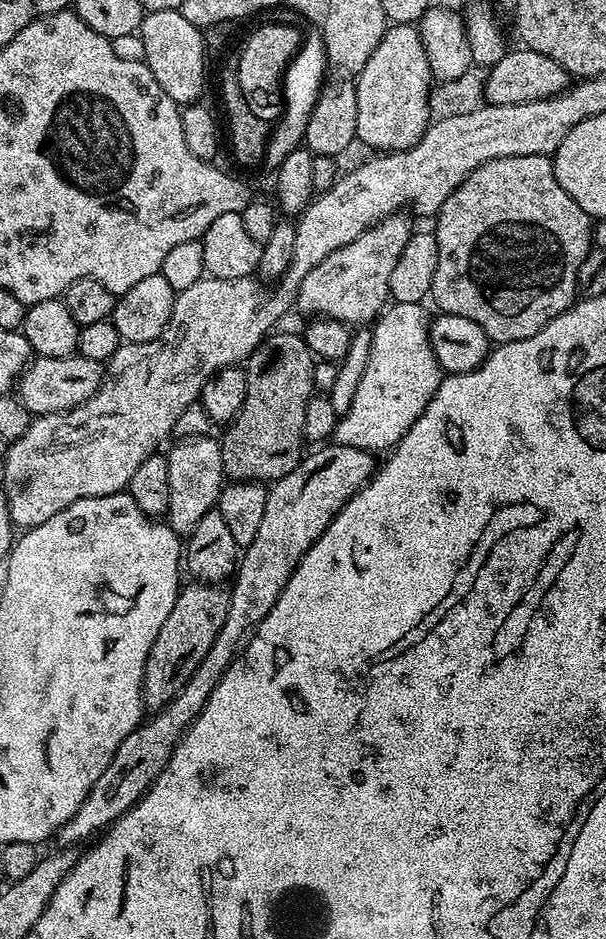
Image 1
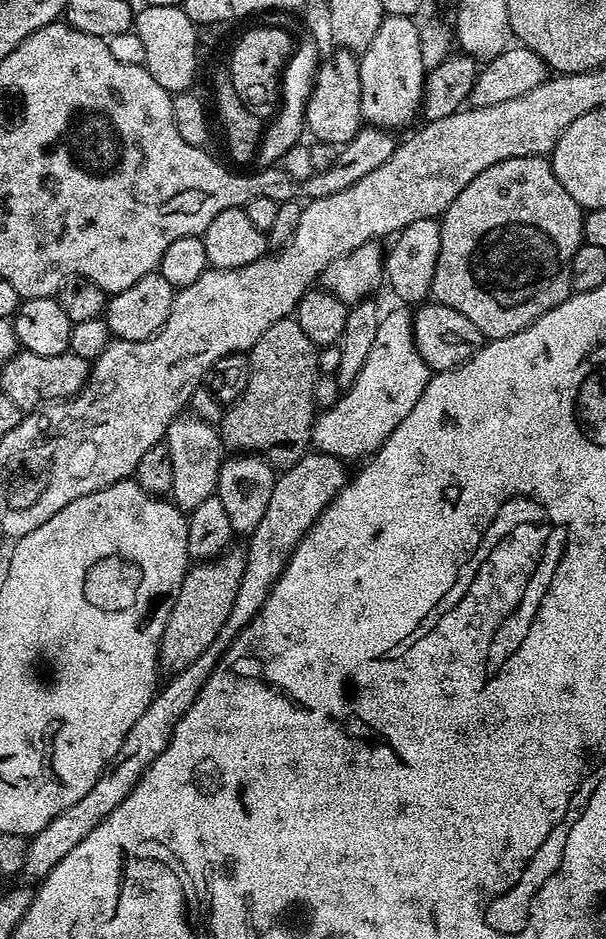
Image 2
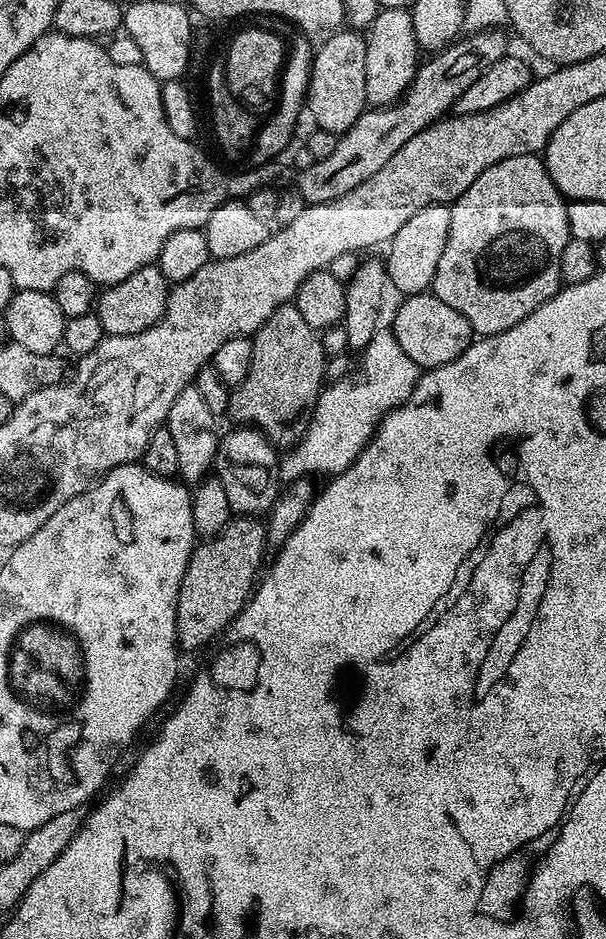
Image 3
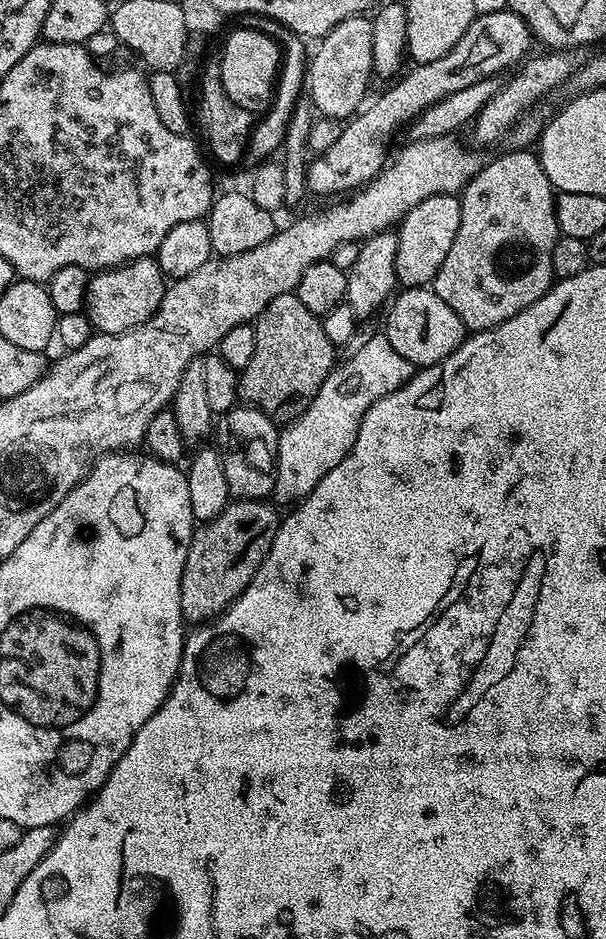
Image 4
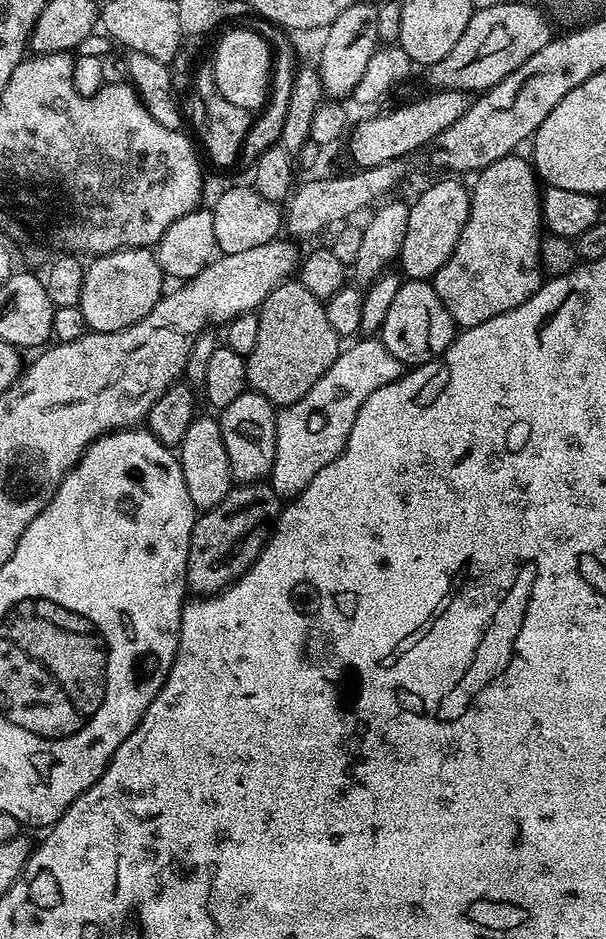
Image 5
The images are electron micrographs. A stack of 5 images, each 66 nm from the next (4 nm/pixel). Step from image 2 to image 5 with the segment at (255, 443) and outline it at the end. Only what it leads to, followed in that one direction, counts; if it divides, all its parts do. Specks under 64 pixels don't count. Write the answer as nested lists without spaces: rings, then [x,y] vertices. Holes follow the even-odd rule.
[[[289,278],[273,288],[258,309],[258,339],[254,341],[254,350],[246,358],[248,387],[251,391],[265,396],[273,406],[293,404],[308,393],[310,386],[314,386],[314,382],[318,382],[318,378],[322,378],[322,374],[330,370],[330,366],[334,366],[341,351],[342,338],[326,319],[324,301],[310,294],[310,290],[306,290],[306,286],[302,286],[299,279]]]

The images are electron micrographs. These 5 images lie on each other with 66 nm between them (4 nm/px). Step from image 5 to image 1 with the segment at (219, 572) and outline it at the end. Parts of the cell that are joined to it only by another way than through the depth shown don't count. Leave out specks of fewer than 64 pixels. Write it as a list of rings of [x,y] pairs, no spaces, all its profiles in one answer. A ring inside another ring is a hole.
[[[188,582],[183,585],[174,602],[174,610],[166,614],[166,622],[162,622],[162,630],[158,630],[158,638],[154,638],[154,646],[150,646],[150,654],[146,658],[146,670],[144,671],[144,707],[149,713],[155,714],[165,708],[175,698],[182,686],[190,682],[194,670],[206,658],[206,650],[214,646],[214,638],[218,630],[222,630],[222,622],[226,622],[226,610],[228,609],[228,592],[223,587],[212,582]]]

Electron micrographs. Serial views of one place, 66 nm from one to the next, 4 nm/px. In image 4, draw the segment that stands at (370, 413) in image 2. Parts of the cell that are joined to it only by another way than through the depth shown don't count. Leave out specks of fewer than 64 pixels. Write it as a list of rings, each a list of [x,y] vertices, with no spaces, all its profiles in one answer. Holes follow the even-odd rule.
[[[383,334],[372,337],[354,358],[337,363],[326,382],[322,382],[318,394],[314,394],[310,406],[306,406],[303,414],[285,427],[288,429],[280,432],[280,445],[276,451],[276,485],[272,491],[275,503],[291,505],[308,496],[326,473],[346,458],[354,446],[366,410],[370,410],[378,398],[401,388],[413,375],[414,365],[406,362],[406,358],[390,346],[388,337]]]

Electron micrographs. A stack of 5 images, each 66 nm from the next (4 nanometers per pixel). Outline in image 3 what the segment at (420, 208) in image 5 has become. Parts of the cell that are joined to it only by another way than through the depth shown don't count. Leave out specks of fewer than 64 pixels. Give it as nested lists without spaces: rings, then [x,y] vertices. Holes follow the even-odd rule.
[[[431,204],[426,210],[418,210],[402,230],[394,234],[387,245],[386,267],[388,282],[393,289],[397,288],[404,296],[416,296],[419,292],[429,291],[434,282],[434,270],[438,270],[438,262],[442,259],[442,250],[446,247],[446,234],[450,234],[451,207],[446,204]]]

